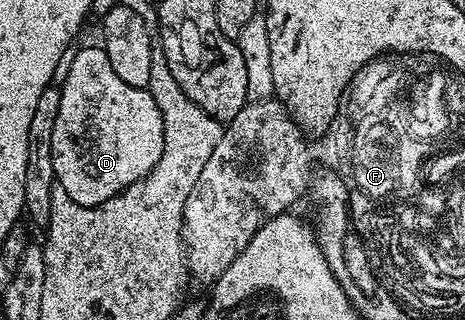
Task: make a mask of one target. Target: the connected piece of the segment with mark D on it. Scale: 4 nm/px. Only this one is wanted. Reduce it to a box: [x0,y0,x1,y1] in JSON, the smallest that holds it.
[51,47,164,207]

